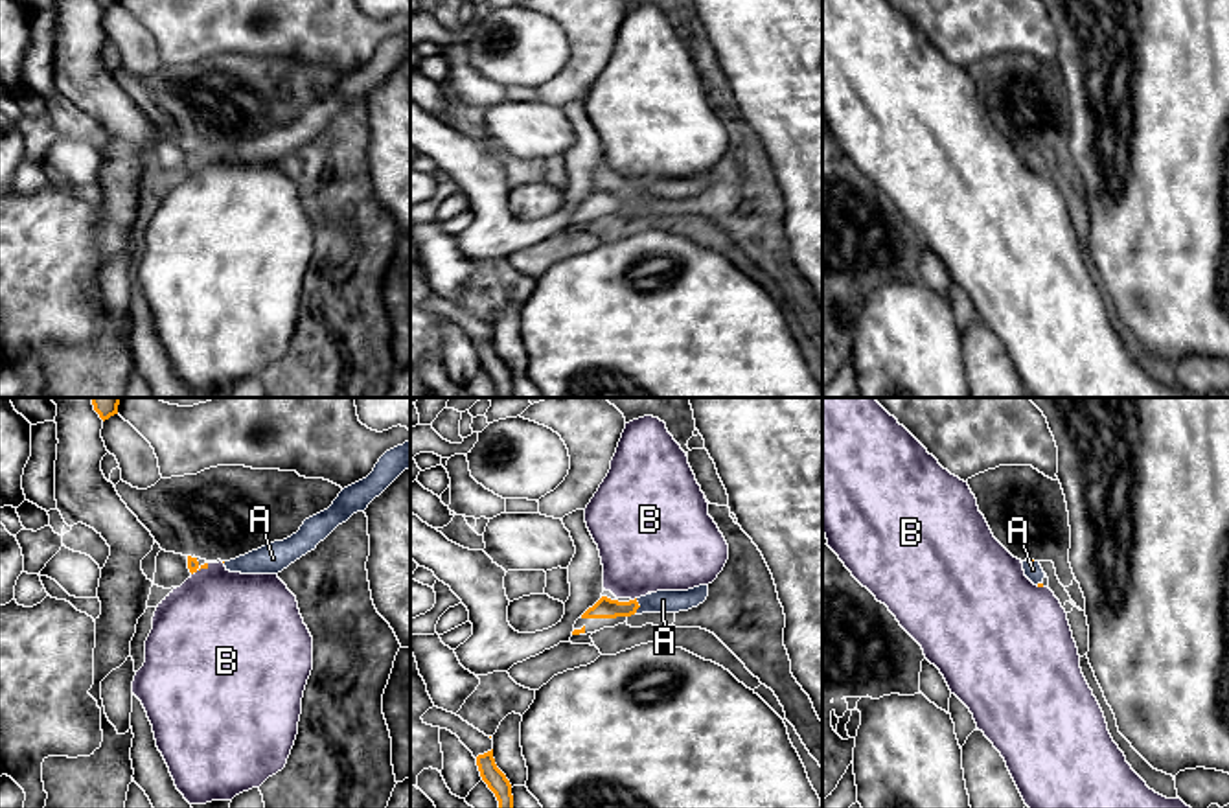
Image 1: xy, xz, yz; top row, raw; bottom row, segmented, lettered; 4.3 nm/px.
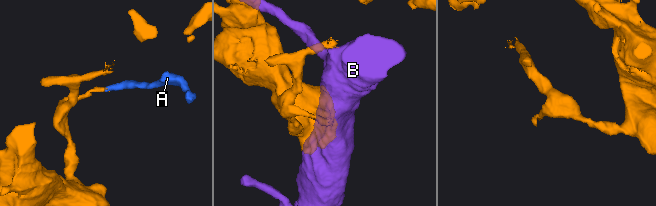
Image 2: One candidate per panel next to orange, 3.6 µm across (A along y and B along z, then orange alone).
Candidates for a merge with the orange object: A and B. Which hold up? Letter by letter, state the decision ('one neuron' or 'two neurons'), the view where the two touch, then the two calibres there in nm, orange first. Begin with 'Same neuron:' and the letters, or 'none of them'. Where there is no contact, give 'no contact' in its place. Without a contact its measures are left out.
Same neuron: A
A: one neuron; contact in xz; calibres 90 and 100 nm
B: two neurons; contact in xz; calibres 90 and 420 nm

